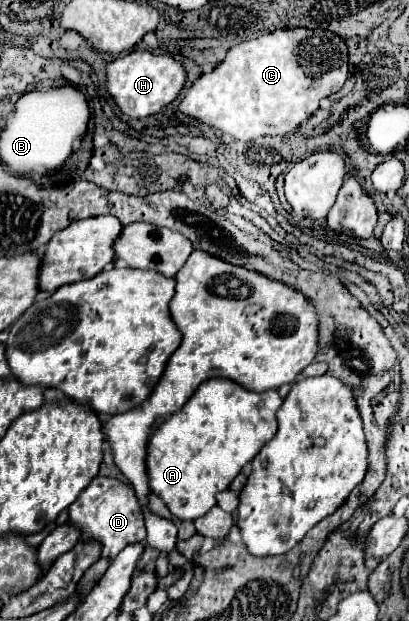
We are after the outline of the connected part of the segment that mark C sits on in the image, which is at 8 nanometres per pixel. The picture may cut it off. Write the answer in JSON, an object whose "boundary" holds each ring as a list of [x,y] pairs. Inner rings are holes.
{"boundary":[[[286,28],[274,30],[254,40],[246,40],[228,50],[224,62],[220,62],[210,74],[202,74],[186,98],[180,104],[180,112],[196,118],[202,124],[218,128],[238,140],[252,140],[268,134],[290,134],[308,116],[312,116],[322,98],[338,92],[348,78],[348,48],[346,42],[328,30],[310,28]]]}

